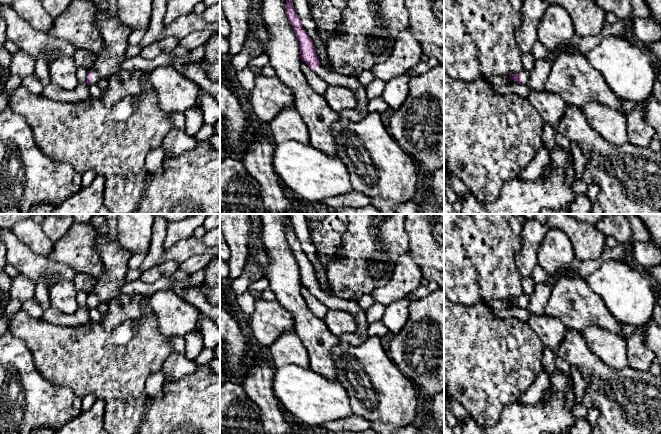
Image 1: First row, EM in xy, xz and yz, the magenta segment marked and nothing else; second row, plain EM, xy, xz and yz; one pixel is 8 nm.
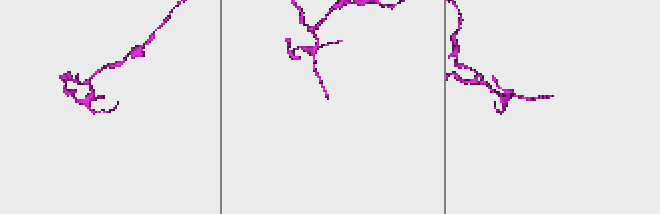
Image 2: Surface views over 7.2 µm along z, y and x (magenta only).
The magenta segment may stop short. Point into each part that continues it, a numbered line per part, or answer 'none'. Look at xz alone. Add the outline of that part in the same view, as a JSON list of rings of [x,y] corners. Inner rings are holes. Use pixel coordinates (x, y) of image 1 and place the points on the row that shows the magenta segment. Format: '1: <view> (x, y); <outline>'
1: xz (333, 78); [[[319,65],[314,72],[330,86],[349,88],[357,100],[356,109],[366,116],[366,108],[369,100],[366,96],[366,88],[360,84],[358,78],[347,77],[337,73],[336,71],[326,70],[323,65]]]

